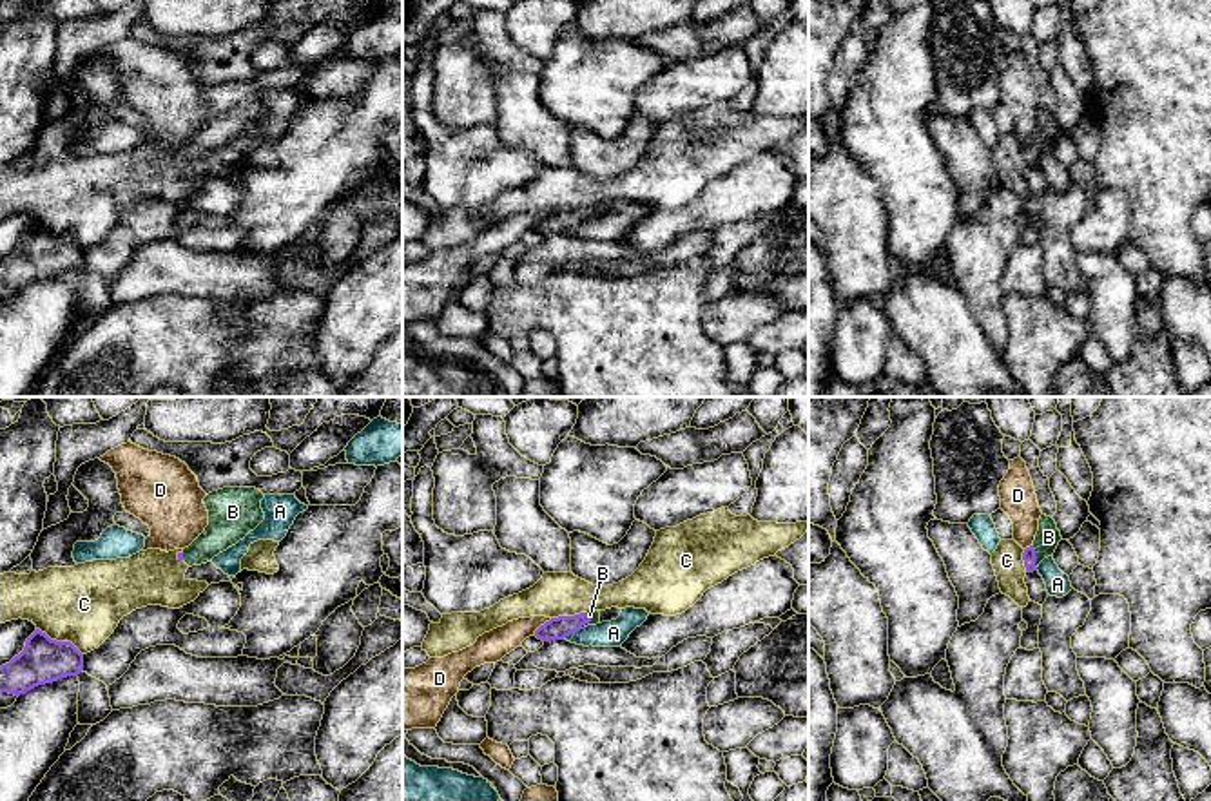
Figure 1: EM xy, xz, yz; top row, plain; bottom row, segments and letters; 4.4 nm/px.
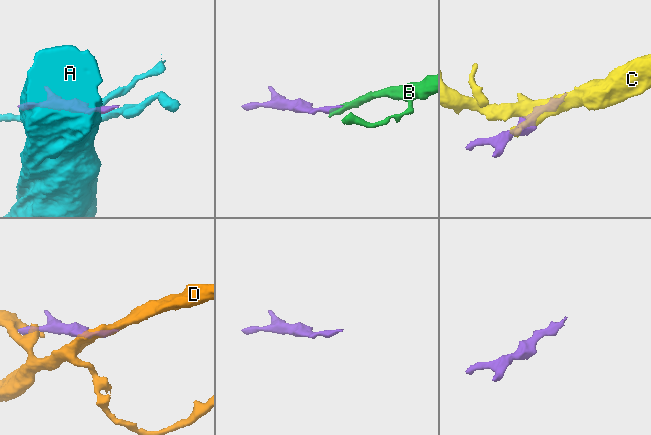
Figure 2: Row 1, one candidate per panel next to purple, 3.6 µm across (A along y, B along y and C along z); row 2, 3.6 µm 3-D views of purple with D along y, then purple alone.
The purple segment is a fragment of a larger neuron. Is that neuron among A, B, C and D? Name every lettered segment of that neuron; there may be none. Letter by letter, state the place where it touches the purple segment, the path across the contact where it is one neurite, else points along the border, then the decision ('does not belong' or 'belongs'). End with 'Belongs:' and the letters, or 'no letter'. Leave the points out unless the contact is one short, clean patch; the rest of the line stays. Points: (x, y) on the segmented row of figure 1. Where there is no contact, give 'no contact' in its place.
A: meets purple in xz at (571, 633); does not belong
B: meets purple in yz at (1034, 557); runs through yz (1028, 555), (1034, 557), (1048, 537); belongs
C: meets purple in xy at (60, 642); does not belong
D: meets purple in xz at (544, 624); does not belong
Belongs: B

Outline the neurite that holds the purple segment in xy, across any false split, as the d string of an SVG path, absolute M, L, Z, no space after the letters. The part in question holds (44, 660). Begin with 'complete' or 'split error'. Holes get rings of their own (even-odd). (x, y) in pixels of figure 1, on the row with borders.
complete; M36 629L24 651L0 667L0 694L20 696L38 685L78 676L82 671L83 654L71 642L51 640Z

